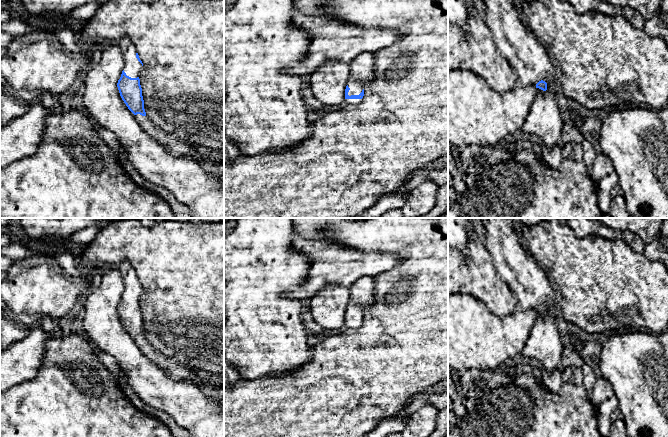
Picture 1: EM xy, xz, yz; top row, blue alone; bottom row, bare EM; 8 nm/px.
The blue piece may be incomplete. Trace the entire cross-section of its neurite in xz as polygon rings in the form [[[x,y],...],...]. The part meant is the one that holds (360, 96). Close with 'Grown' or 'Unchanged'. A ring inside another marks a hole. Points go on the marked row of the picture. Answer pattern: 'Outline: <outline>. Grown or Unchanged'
Outline: [[[364,53],[349,63],[349,80],[345,89],[347,104],[358,104],[364,96],[364,88],[374,75],[375,56]]]. Grown

